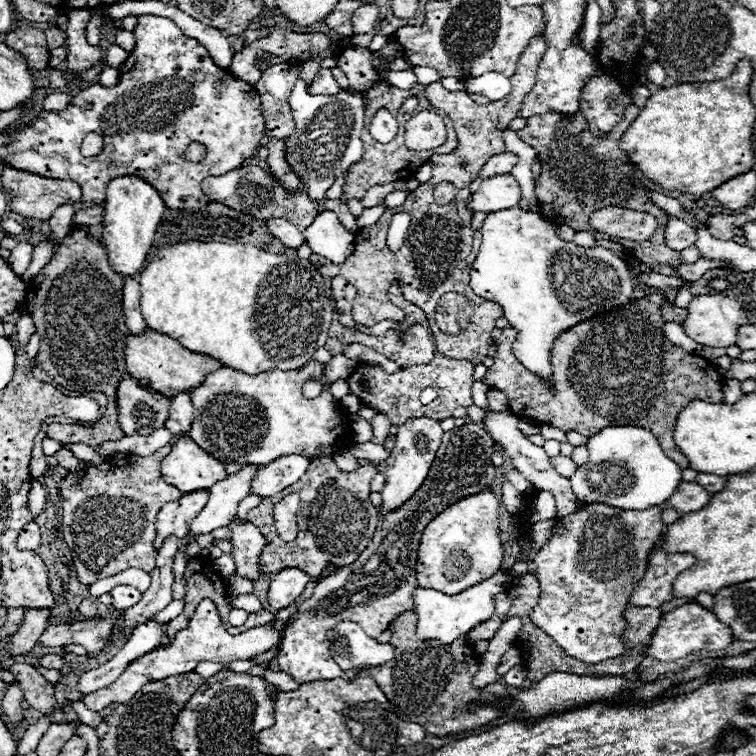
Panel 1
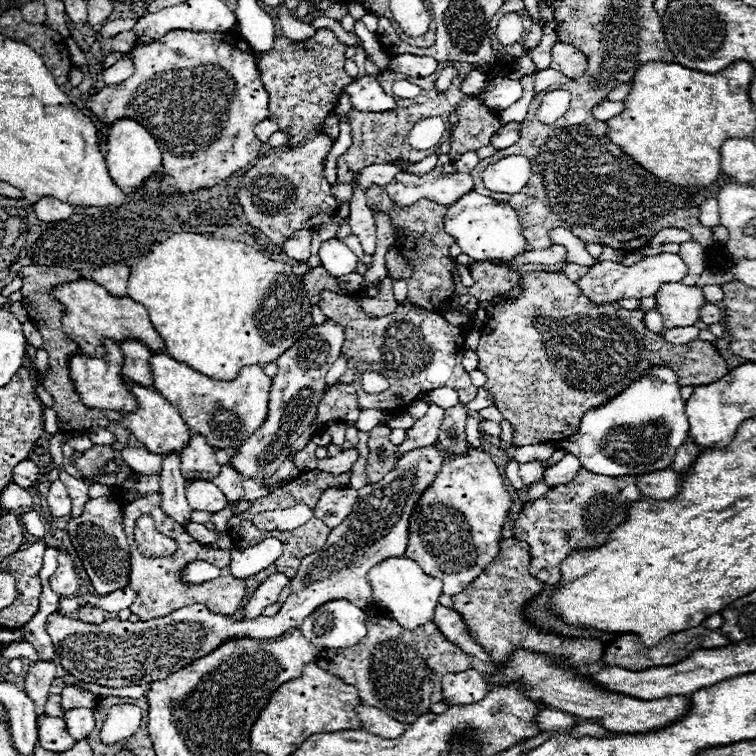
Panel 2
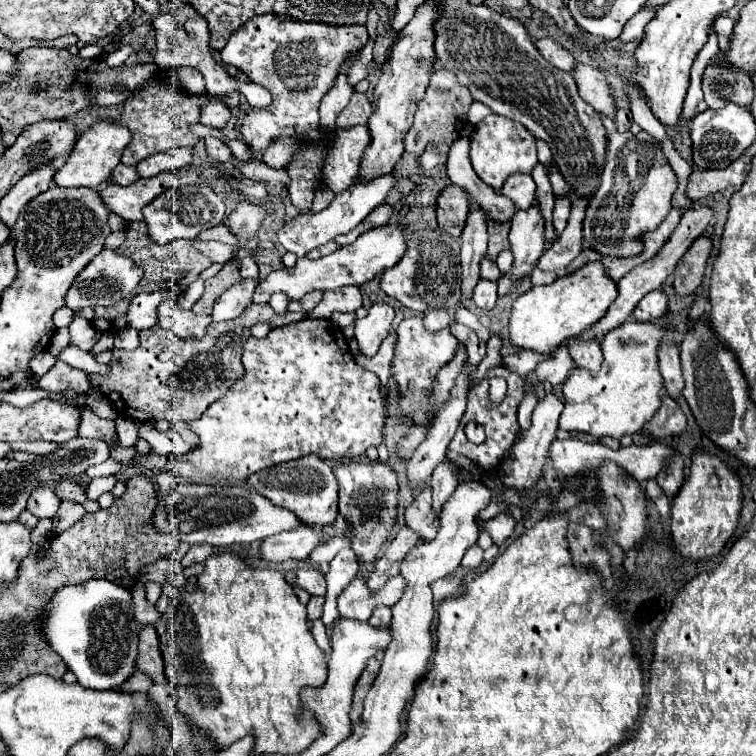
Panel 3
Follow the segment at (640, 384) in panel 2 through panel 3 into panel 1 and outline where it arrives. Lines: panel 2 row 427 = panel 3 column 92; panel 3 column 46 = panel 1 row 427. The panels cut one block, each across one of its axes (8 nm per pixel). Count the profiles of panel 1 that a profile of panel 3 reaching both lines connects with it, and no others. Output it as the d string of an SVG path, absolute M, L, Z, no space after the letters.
M638 426L602 428L600 432L596 432L596 436L588 436L586 448L588 448L586 464L578 466L574 476L570 476L572 490L574 490L576 498L582 502L602 502L602 504L618 506L624 510L646 510L650 506L664 504L676 492L678 484L682 482L682 476L680 476L682 470L678 468L678 464L674 460L670 460L664 454L656 436L646 428L638 428Z

